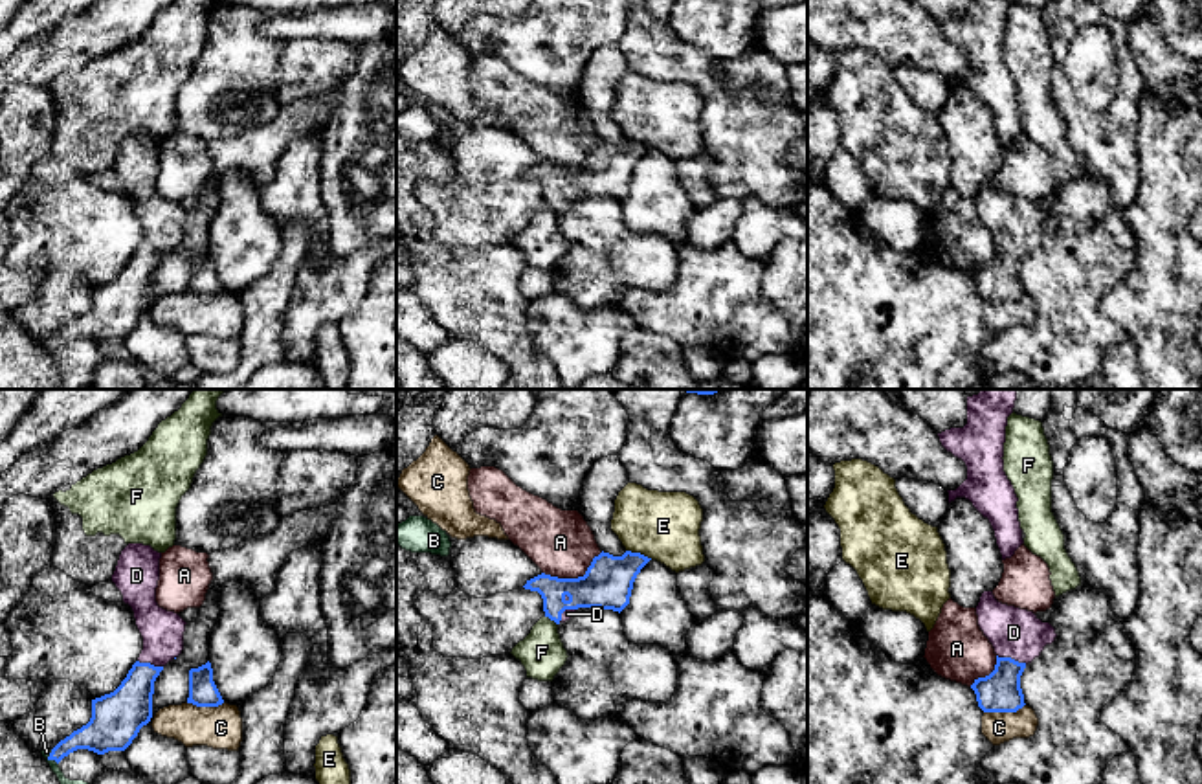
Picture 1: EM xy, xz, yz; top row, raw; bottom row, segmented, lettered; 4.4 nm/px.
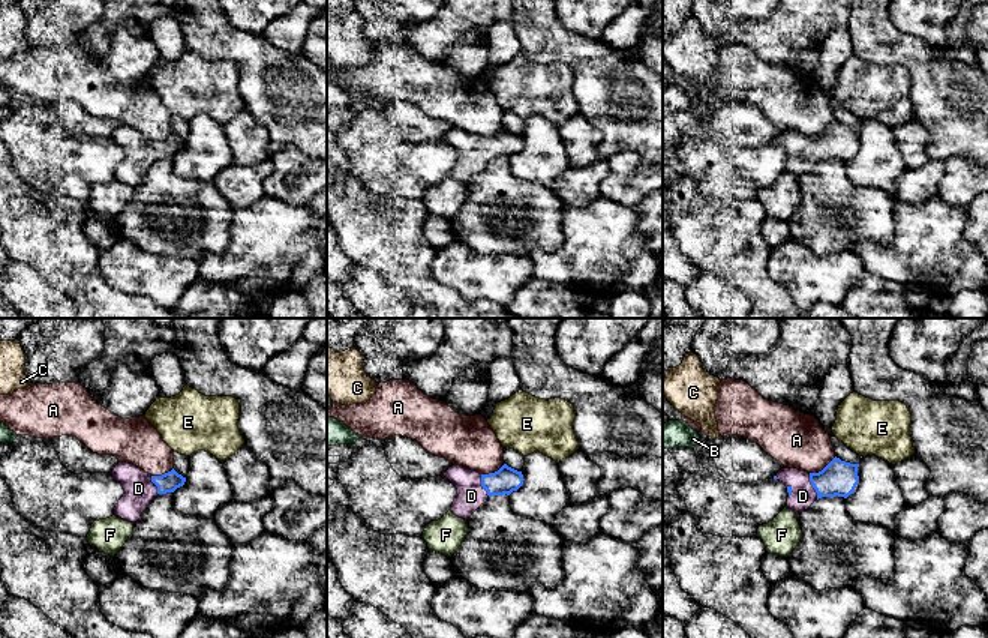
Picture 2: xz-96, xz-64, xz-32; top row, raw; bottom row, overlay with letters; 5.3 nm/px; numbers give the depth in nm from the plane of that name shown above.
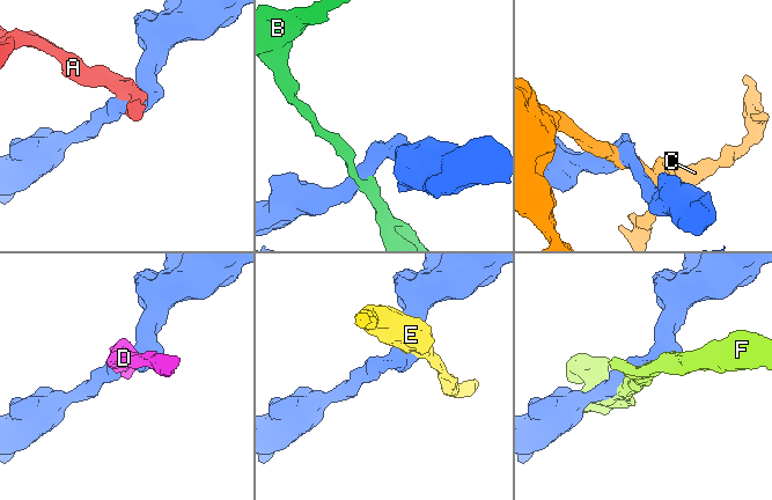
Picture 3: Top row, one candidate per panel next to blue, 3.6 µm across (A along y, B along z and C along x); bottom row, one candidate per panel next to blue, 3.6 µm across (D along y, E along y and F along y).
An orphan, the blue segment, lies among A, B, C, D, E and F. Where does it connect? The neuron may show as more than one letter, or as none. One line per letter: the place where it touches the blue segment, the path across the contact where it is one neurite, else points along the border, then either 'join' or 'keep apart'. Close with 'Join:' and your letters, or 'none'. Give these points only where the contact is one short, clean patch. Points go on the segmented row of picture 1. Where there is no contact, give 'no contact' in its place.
A: meets blue in xz at (575, 579); border along xz (602, 551), (582, 575), (551, 577), (542, 573); keep apart
B: meets blue in xy at (50, 759); keep apart
C: meets blue in yz at (1004, 711); keep apart
D: meets blue in yz at (1010, 658); runs through yz (1001, 691), (1010, 658), (1013, 632); join
E: meets blue in xz at (639, 553); keep apart
F: meets blue in xz at (551, 619); keep apart
Join: D

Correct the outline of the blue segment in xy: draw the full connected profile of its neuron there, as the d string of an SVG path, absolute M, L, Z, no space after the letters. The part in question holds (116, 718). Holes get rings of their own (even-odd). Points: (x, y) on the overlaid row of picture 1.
M128 543L121 551L112 582L134 611L143 650L114 692L92 700L90 722L61 740L48 760L59 764L77 749L97 755L125 751L150 722L154 681L163 666L182 654L187 624L156 602L160 558L161 553L143 543Z

